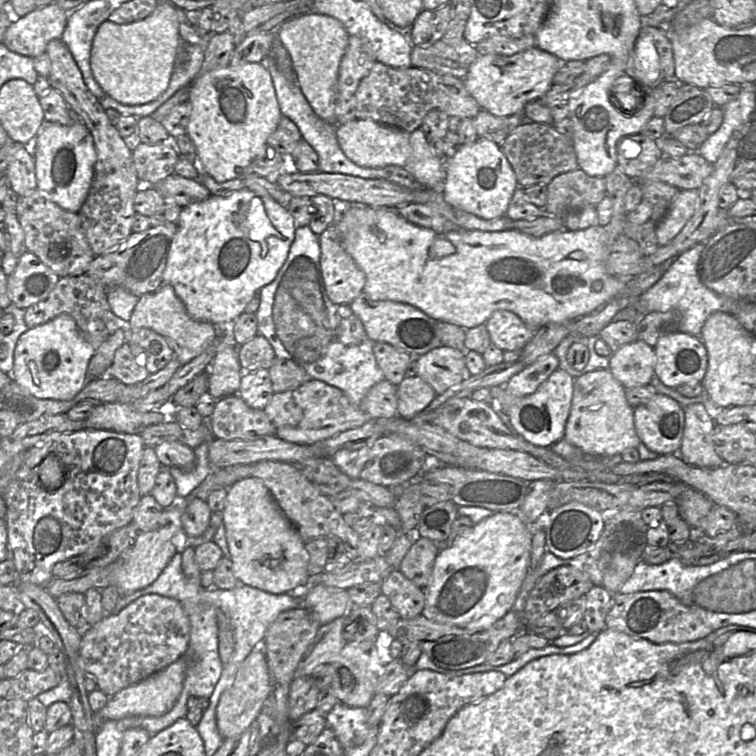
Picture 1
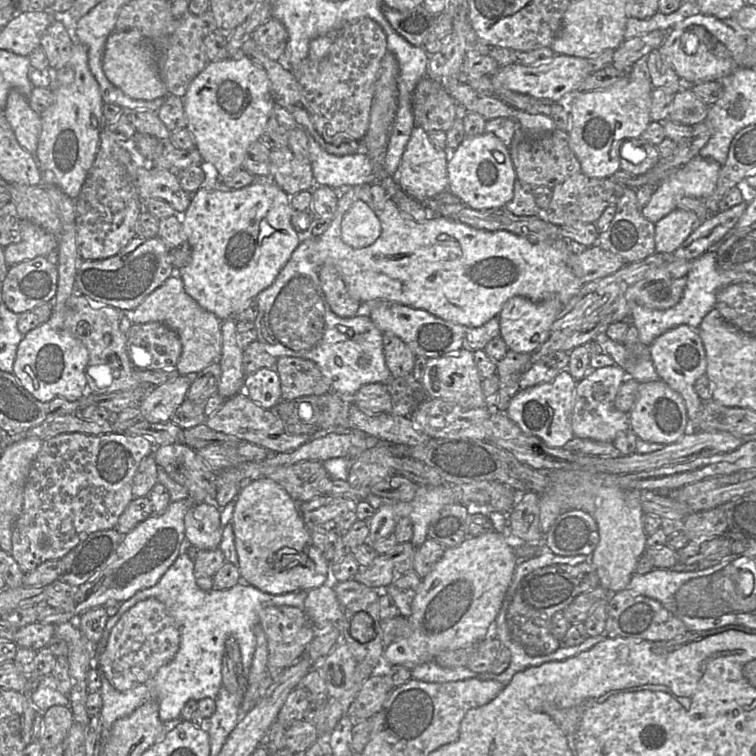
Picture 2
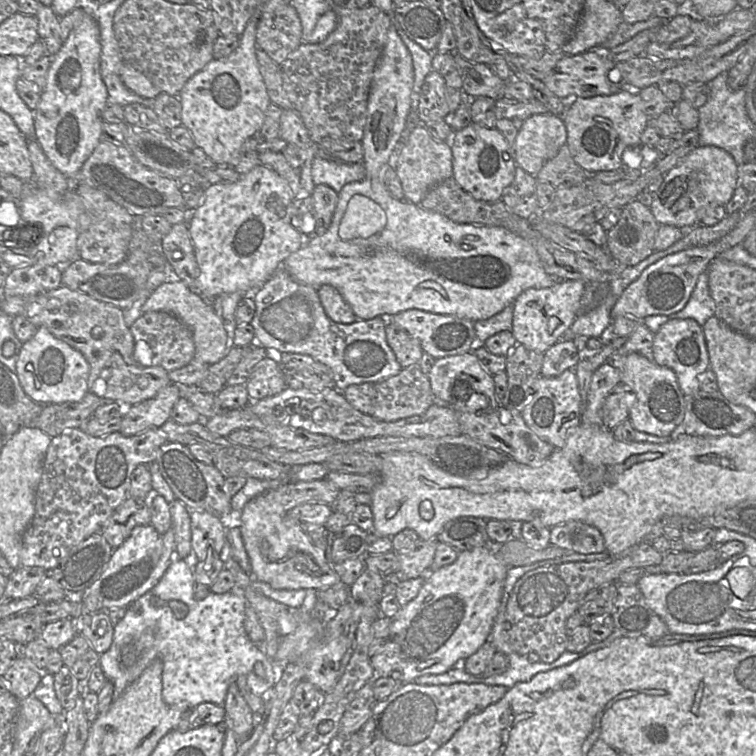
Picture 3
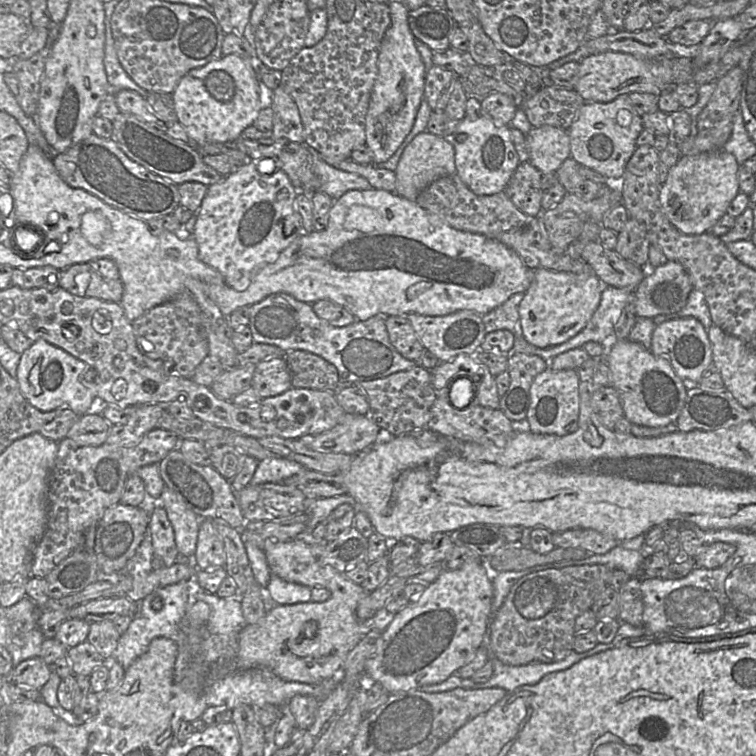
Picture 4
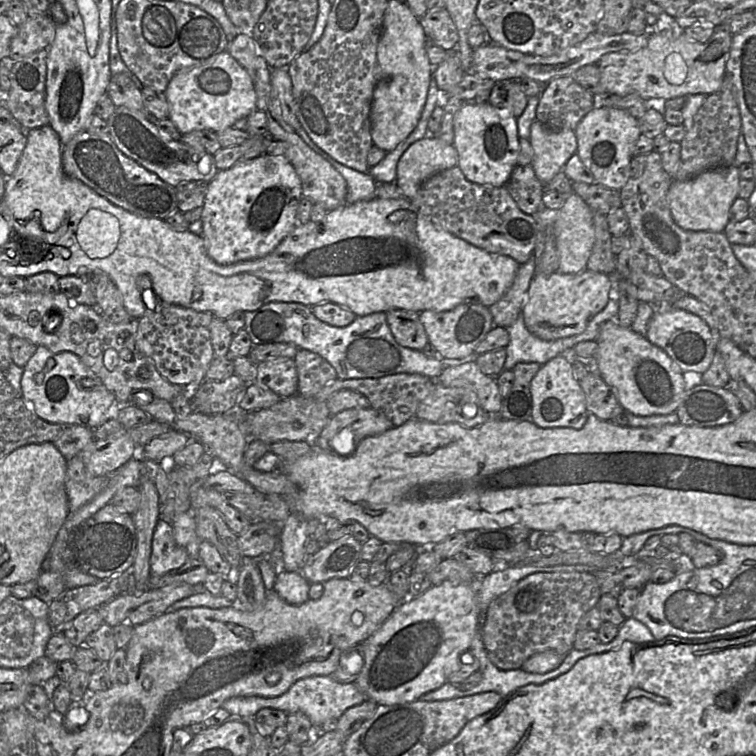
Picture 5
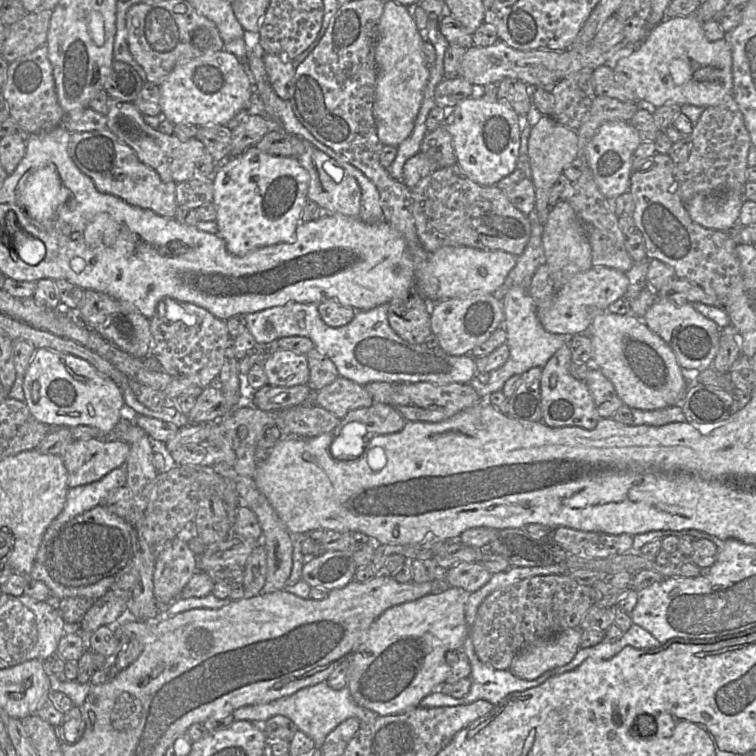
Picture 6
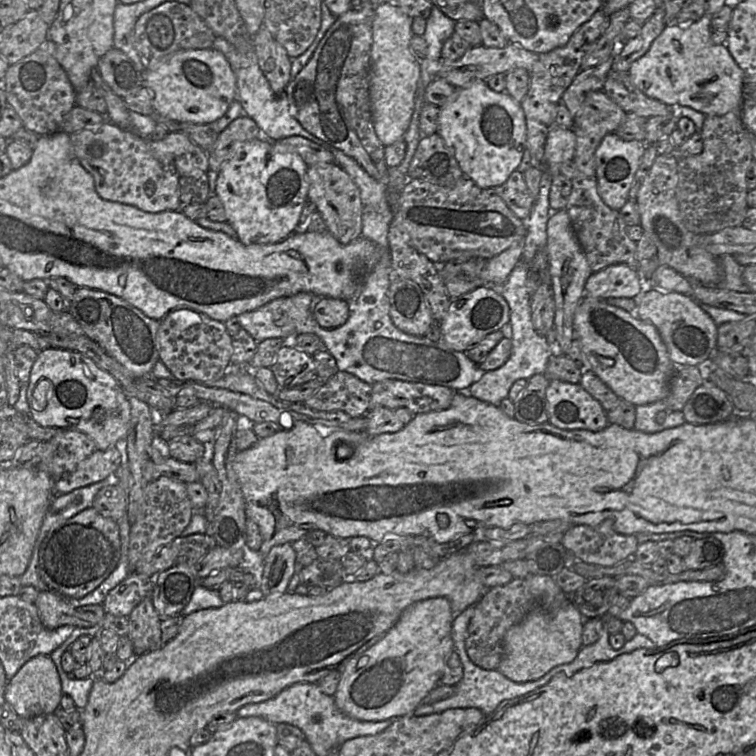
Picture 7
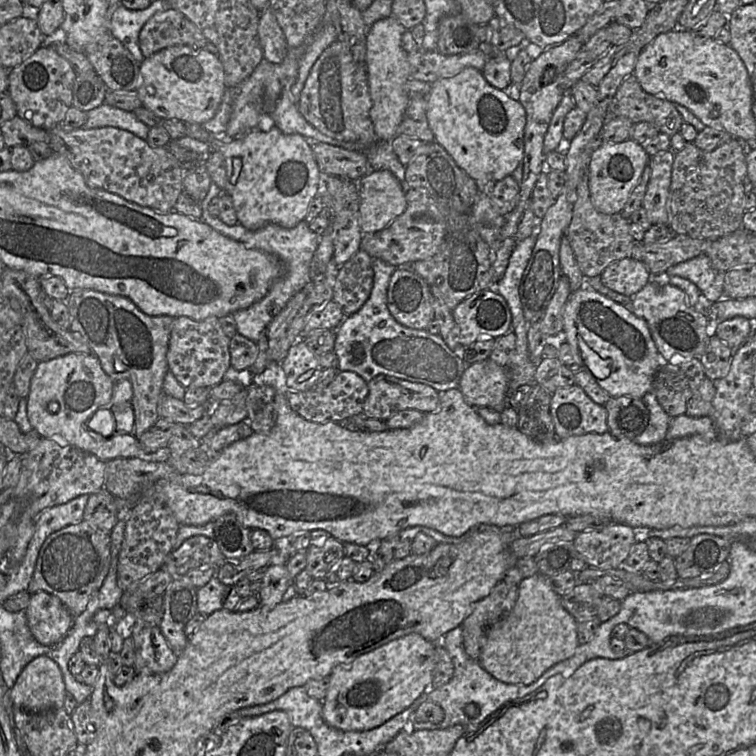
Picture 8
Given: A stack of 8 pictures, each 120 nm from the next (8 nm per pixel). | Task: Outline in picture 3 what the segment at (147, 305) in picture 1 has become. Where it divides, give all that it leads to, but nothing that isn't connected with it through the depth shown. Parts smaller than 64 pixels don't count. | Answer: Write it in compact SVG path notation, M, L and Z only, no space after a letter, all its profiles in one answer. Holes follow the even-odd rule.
M171 277L168 281L162 283L146 300L142 306L142 313L152 311L171 313L192 331L195 344L195 354L192 361L208 365L217 363L233 347L231 346L232 328L224 323L212 304L193 293L184 282L176 277Z

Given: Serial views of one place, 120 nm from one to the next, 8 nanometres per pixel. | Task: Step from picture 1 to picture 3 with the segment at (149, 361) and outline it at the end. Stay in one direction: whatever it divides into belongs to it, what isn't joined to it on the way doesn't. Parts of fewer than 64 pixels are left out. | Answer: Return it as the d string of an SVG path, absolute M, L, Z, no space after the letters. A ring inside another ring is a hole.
M168 312L143 313L130 327L134 341L144 341L150 348L150 367L162 367L167 372L188 365L194 358L195 344L192 331Z

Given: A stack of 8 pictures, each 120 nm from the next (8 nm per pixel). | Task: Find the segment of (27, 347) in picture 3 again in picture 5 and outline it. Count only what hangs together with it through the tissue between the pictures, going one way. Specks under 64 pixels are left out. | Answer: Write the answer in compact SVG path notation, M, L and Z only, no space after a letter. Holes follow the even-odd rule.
M37 346L24 367L22 398L47 422L95 429L104 423L104 414L116 398L102 383L92 389L84 389L81 381L87 377L95 379L97 375L76 354L69 351L53 353L45 346Z

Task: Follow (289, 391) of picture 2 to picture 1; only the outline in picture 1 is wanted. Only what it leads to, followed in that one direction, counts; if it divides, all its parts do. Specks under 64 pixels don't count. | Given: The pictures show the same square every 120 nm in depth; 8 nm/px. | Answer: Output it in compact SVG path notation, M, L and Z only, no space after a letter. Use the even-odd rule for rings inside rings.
M276 357L269 372L275 393L294 390L313 379L294 359Z

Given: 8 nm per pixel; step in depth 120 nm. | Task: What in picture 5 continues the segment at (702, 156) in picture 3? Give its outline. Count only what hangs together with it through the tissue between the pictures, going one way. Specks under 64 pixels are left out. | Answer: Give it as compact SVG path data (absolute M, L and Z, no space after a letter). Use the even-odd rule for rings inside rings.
M736 165L708 170L689 180L673 180L667 201L674 222L684 230L723 232L730 222L730 208L739 197L740 180Z

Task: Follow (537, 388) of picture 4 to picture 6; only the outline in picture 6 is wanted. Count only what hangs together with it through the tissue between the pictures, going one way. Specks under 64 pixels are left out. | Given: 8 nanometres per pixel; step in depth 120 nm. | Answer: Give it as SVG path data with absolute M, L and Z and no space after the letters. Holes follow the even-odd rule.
M564 344L542 368L540 380L542 422L552 428L574 426L592 430L597 426L601 417L585 382L570 374L570 361L569 346Z

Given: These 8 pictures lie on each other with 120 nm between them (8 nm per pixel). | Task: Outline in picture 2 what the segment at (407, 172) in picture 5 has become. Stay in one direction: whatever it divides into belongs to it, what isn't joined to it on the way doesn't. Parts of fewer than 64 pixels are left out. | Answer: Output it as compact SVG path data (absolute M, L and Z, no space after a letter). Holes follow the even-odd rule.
M415 125L398 168L396 181L400 188L417 201L427 201L447 190L449 155L450 153L446 149L437 149L430 141L428 133L421 126Z

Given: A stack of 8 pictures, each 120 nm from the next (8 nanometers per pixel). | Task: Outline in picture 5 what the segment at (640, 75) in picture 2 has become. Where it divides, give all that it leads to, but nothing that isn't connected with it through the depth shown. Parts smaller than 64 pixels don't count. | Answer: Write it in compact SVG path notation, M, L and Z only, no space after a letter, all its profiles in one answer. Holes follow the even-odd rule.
M594 107L581 119L574 132L576 155L591 171L596 184L620 191L627 182L633 150L641 134L638 119L623 109Z

